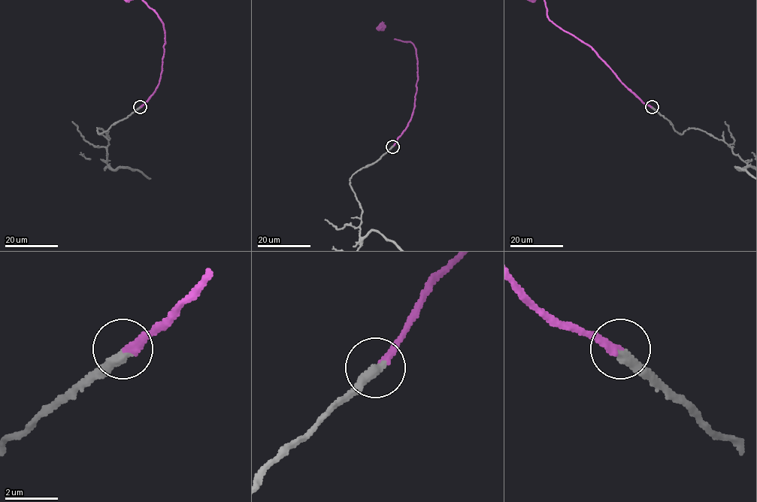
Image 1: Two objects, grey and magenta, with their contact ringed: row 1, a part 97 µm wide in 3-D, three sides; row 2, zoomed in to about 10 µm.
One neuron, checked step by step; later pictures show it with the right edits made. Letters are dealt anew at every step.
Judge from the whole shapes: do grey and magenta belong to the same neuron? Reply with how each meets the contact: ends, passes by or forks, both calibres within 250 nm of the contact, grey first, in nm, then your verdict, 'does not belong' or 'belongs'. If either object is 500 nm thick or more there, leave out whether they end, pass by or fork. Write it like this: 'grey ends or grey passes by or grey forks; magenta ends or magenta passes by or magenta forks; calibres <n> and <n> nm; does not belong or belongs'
grey ends; magenta ends; calibres 400 and 280 nm; belongs

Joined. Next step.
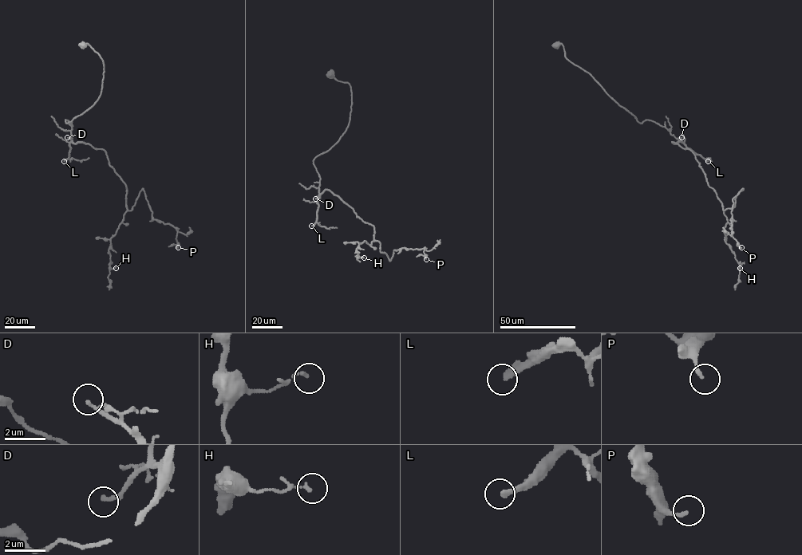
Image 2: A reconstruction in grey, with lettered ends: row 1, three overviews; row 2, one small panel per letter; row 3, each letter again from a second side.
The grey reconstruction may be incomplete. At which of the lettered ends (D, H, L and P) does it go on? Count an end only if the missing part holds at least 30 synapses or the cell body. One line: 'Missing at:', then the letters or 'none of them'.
Missing at: L

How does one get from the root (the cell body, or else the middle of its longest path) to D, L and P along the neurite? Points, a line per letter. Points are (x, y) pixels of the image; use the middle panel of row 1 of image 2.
D: (332, 75), (350, 86), (349, 120), (339, 140), (313, 160), (320, 178), (319, 195), (315, 198)
L: (332, 75), (350, 86), (349, 120), (339, 140), (313, 160), (320, 179), (317, 219), (311, 226)
P: (332, 75), (351, 111), (313, 160), (319, 195), (373, 225), (389, 261), (426, 259)

